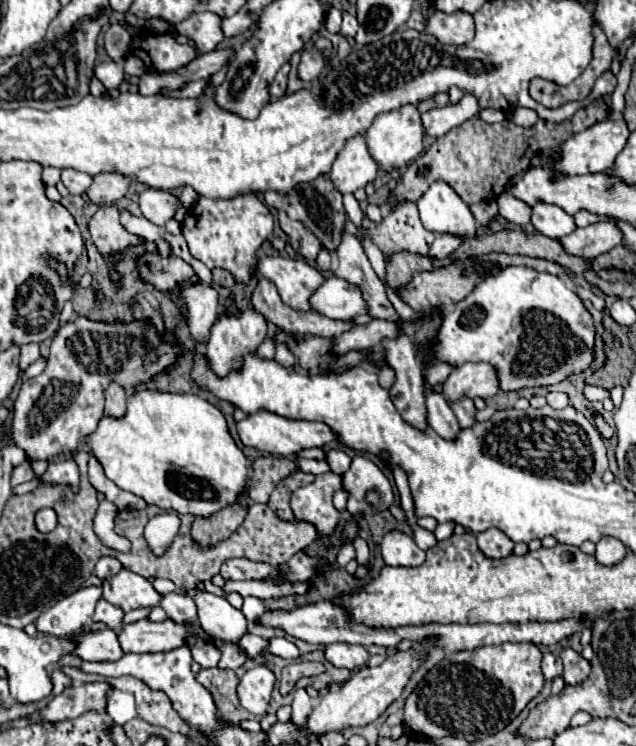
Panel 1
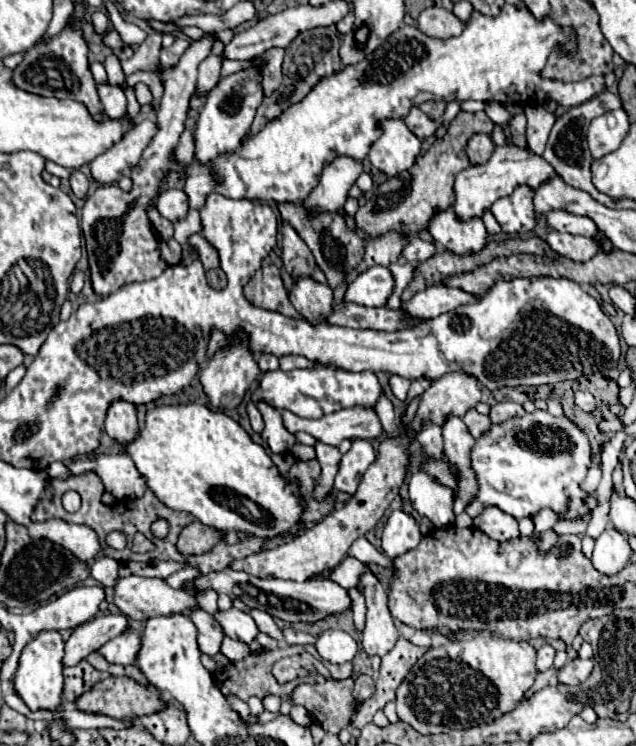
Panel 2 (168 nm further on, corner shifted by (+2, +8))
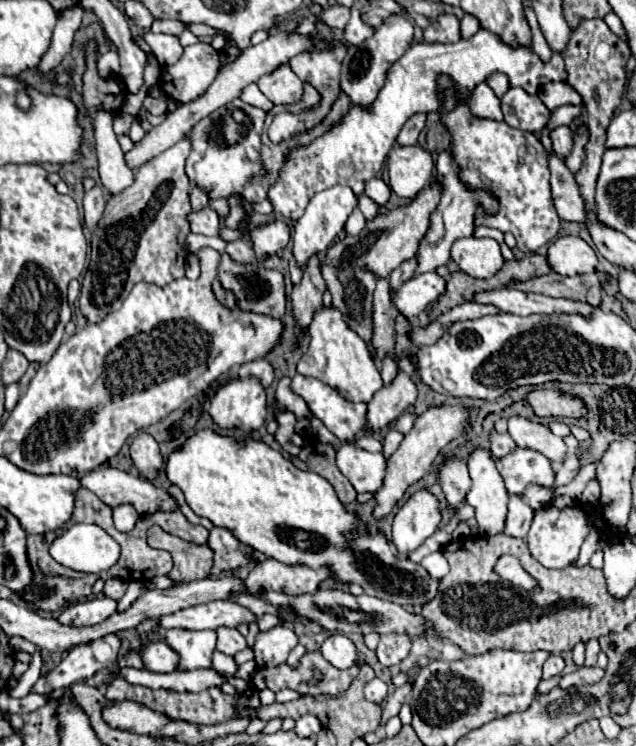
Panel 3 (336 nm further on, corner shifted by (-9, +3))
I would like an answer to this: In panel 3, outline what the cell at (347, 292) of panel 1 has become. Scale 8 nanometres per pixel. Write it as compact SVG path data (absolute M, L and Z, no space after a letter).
M426 272L416 278L406 280L406 284L394 292L392 304L396 310L404 312L410 320L416 320L422 310L432 308L432 304L446 292L446 280L436 272Z

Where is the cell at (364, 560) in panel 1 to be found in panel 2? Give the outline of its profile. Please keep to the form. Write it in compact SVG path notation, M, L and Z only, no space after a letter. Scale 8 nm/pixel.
M365 569L359 577L359 589L367 601L367 623L363 629L363 649L367 655L383 657L399 639L399 631L393 625L393 617L387 609L387 591L379 583L371 569Z

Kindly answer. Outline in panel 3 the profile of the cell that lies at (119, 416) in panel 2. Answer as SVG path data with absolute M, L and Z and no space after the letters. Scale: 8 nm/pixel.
M140 434L138 438L134 438L134 442L130 444L130 456L138 472L148 480L156 480L158 472L164 468L160 448L150 434Z

